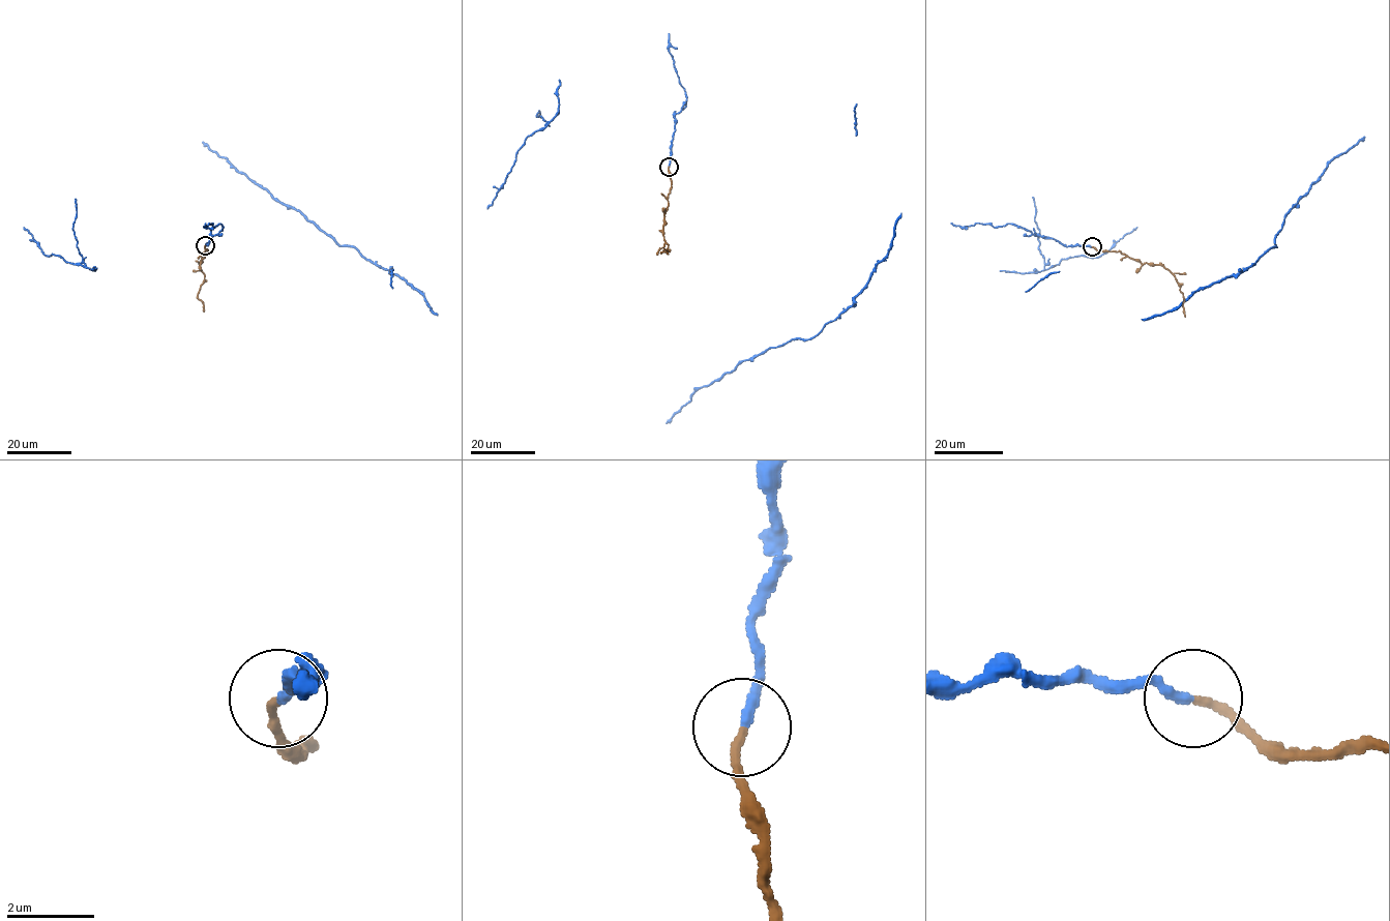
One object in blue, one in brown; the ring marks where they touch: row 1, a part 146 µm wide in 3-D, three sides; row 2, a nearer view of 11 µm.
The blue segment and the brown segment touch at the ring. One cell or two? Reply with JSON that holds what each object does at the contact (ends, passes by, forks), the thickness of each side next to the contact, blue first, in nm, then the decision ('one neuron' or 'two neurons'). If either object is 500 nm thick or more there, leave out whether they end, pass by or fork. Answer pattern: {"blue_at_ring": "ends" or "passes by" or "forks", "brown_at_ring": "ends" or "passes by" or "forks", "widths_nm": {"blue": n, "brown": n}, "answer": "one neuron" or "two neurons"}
{"blue_at_ring": "ends", "brown_at_ring": "ends", "widths_nm": {"blue": 200, "brown": 180}, "answer": "one neuron"}

